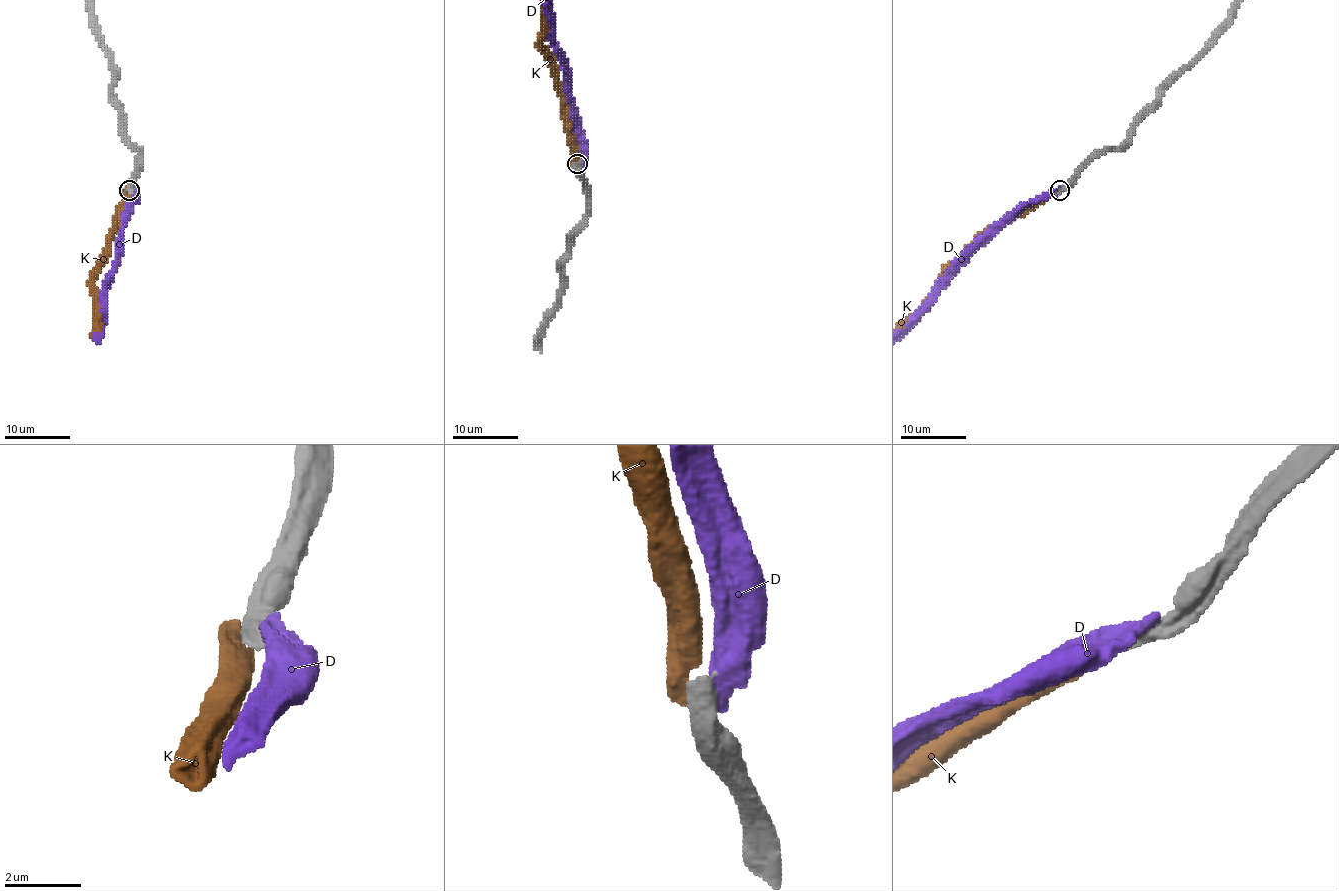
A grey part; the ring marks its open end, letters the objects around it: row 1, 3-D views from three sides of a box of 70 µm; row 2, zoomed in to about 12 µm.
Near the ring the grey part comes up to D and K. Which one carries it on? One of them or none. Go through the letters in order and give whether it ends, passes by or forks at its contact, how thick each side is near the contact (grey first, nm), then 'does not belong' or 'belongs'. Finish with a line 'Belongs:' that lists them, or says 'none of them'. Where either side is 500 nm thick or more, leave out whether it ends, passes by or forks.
D: calibres 550 and 550 nm; does not belong
K: calibres 500 and 400 nm; does not belong
Belongs: none of them

